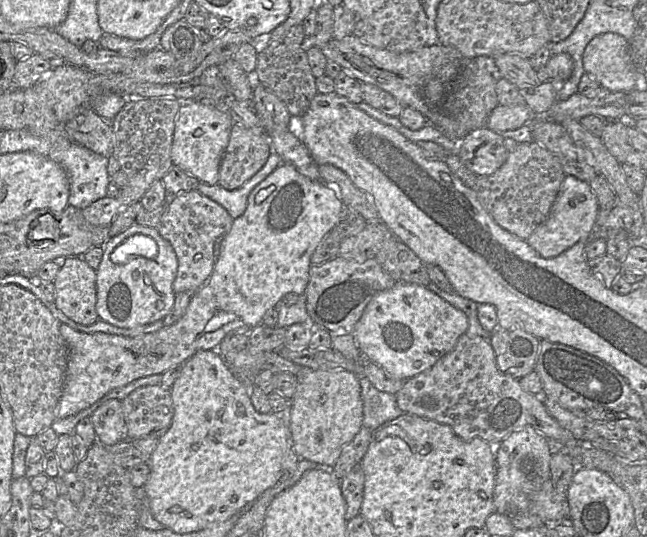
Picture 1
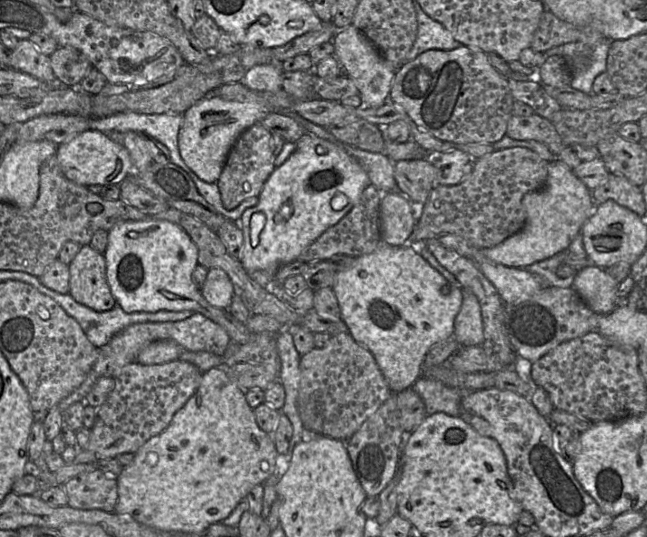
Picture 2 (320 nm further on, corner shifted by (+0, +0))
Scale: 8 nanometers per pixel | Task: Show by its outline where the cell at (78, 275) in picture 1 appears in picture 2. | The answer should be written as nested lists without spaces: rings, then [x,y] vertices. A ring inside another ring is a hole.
[[[83,245],[69,264],[70,295],[95,310],[107,311],[116,305],[106,274],[104,253]]]

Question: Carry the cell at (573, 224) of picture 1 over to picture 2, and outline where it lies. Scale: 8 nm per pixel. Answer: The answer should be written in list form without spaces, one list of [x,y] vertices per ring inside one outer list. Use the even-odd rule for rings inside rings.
[[[560,159],[548,162],[545,185],[526,193],[522,198],[522,206],[526,213],[524,227],[500,244],[483,249],[484,254],[495,263],[508,267],[526,267],[567,250],[597,208],[592,191]]]

